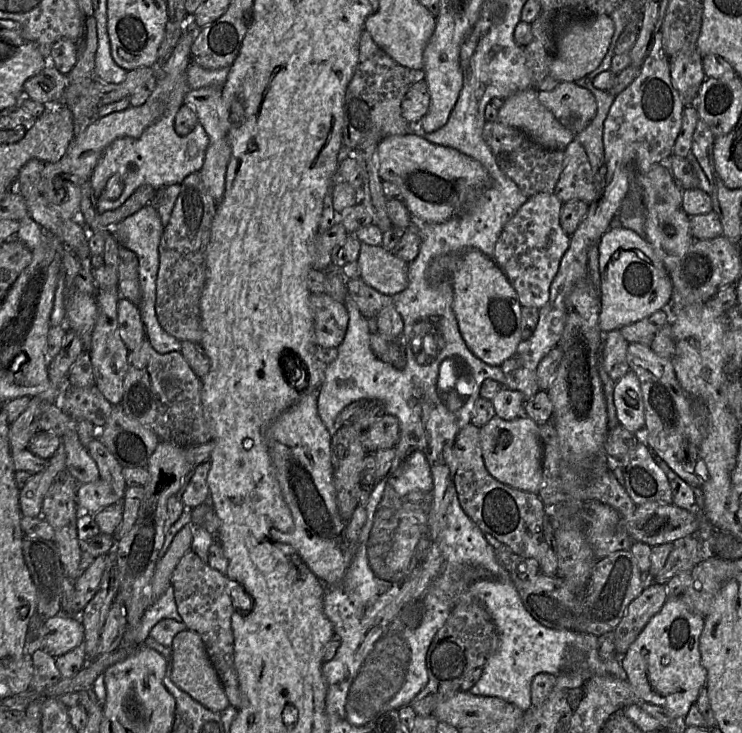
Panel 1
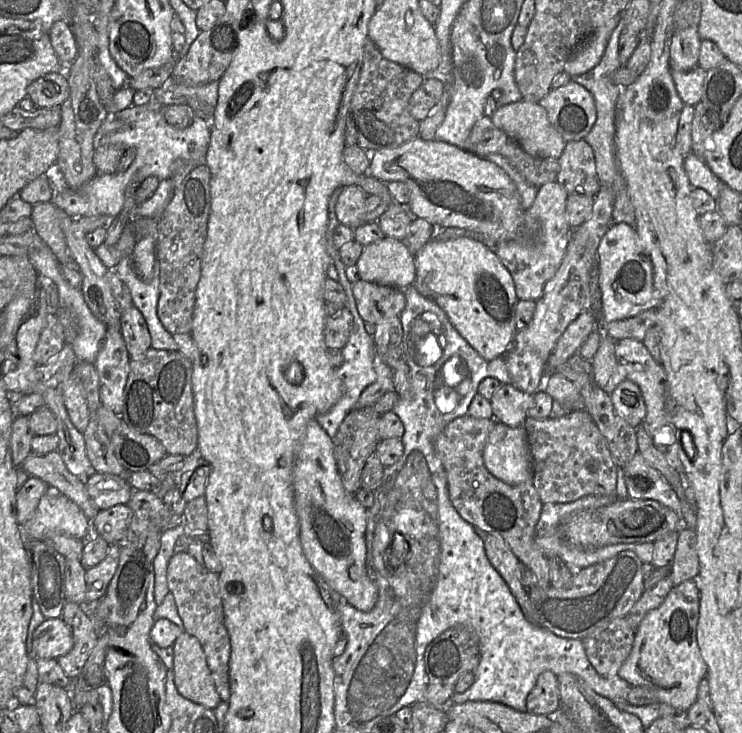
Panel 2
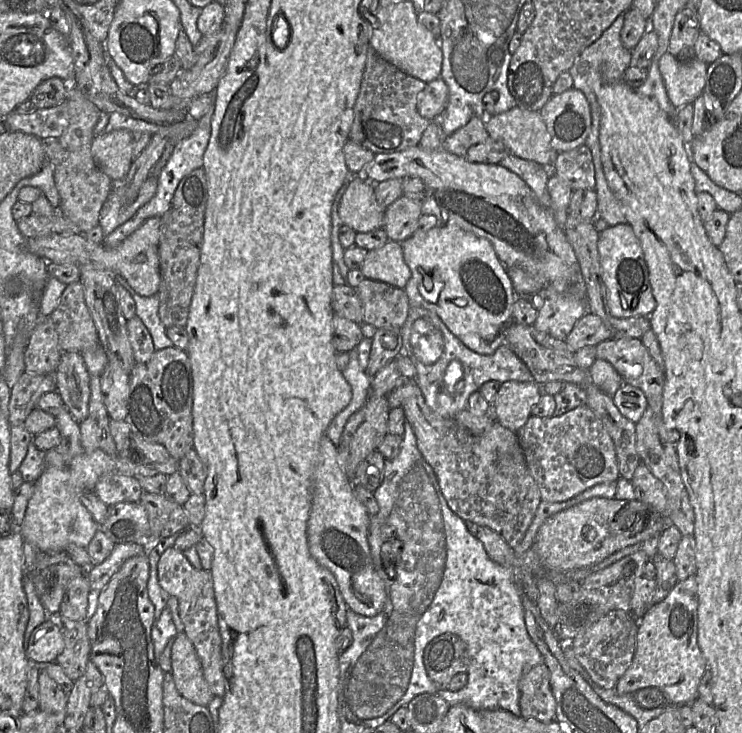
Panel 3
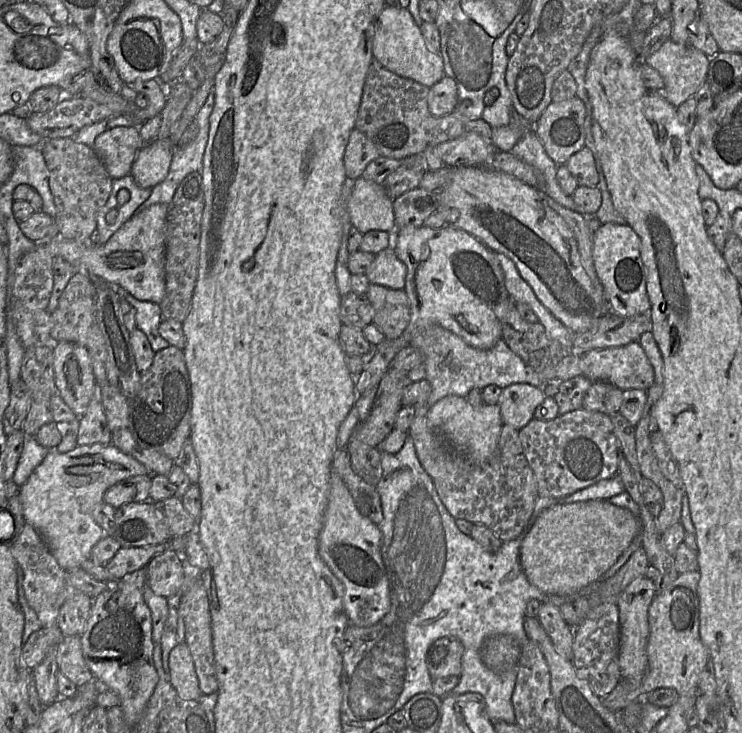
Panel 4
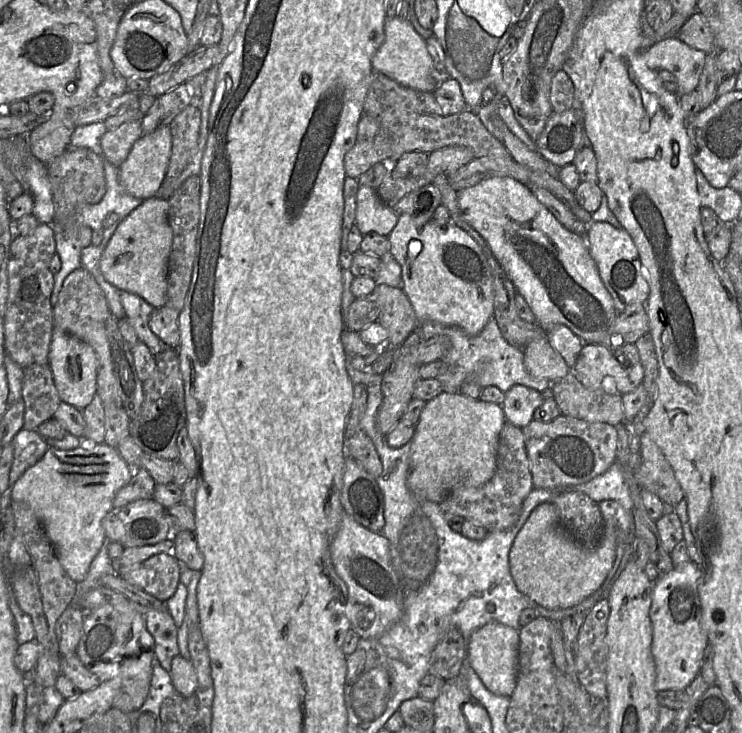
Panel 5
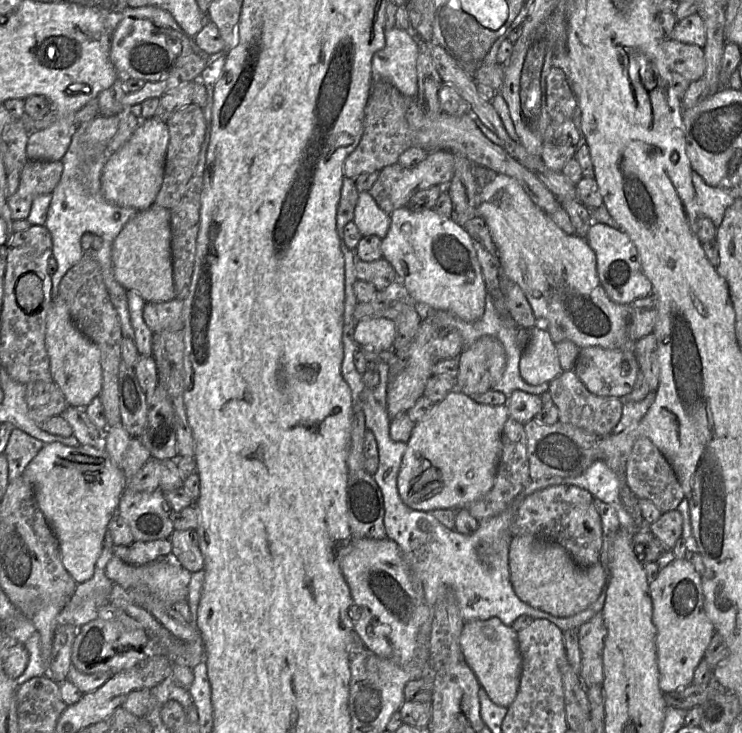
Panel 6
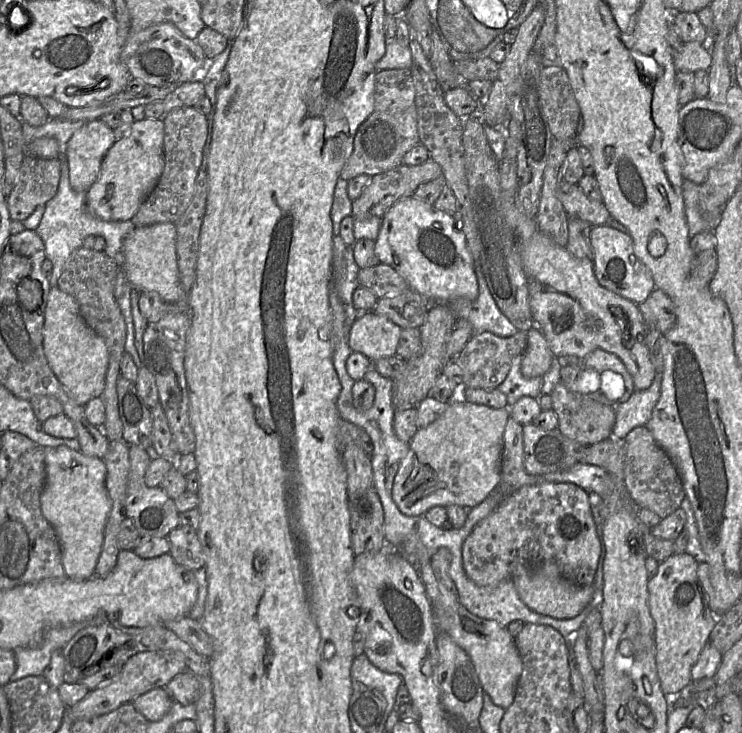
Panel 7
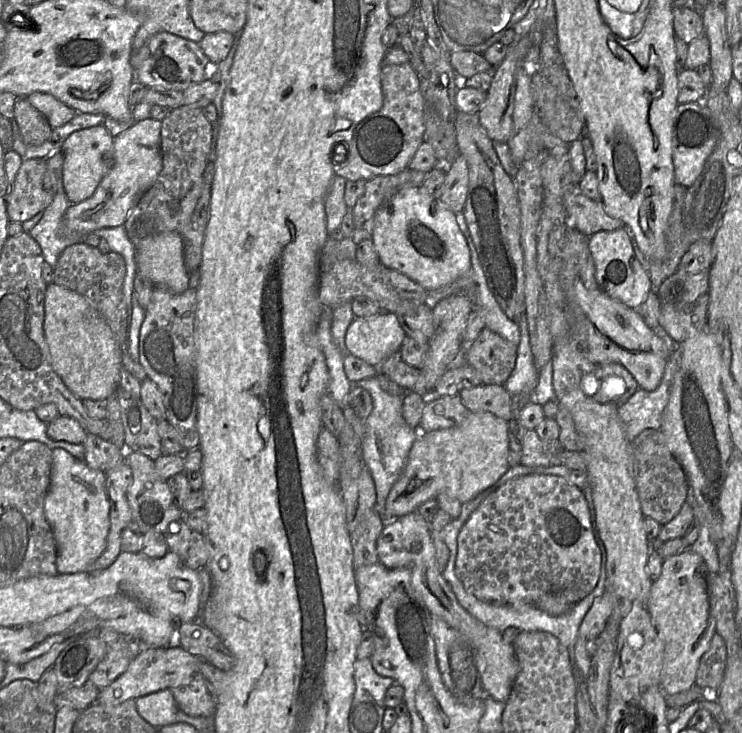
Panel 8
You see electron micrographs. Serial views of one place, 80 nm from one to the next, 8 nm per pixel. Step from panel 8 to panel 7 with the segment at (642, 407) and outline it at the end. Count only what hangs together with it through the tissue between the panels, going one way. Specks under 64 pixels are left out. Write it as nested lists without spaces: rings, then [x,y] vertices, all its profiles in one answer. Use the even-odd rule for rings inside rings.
[[[663,370],[657,372],[649,388],[635,390],[629,399],[615,407],[616,422],[612,436],[624,439],[634,428],[645,426],[661,394]]]

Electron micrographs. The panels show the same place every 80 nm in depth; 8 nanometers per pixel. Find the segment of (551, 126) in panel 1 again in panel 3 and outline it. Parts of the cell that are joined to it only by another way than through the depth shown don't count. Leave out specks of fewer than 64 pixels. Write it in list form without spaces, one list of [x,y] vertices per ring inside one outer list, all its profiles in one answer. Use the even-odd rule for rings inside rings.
[[[518,106],[492,116],[486,116],[486,130],[495,141],[501,142],[510,152],[520,158],[552,168],[558,152],[551,146],[551,137],[540,111],[529,111]]]

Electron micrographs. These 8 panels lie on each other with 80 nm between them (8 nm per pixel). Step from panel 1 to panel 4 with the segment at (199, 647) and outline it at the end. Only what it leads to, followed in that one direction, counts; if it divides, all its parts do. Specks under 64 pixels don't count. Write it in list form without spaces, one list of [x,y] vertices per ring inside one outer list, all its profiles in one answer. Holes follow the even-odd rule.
[[[178,642],[169,655],[170,682],[178,695],[185,700],[199,701],[203,695],[194,662],[186,642]]]

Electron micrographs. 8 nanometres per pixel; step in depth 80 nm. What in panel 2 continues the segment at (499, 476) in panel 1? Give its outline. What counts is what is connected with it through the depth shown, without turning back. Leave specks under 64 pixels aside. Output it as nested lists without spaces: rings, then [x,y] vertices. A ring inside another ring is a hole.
[[[496,421],[488,434],[483,461],[493,476],[507,484],[533,481],[532,457],[523,426],[510,427]]]

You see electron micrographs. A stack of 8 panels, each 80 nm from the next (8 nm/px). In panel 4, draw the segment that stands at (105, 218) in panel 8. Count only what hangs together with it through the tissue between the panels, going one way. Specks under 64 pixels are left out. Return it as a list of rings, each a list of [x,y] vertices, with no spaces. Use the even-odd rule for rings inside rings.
[[[170,138],[156,139],[150,145],[141,147],[136,154],[130,171],[130,175],[137,185],[152,189],[162,182],[168,174],[175,149]]]

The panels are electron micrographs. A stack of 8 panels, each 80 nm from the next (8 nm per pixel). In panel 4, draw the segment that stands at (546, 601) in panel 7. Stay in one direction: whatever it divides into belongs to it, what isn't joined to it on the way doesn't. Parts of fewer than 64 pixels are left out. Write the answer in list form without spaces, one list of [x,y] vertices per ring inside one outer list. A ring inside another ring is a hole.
[[[589,500],[575,502],[572,504],[557,503],[543,509],[531,529],[526,534],[520,545],[519,557],[522,570],[528,581],[545,594],[570,596],[574,595],[584,587],[597,581],[619,558],[619,556],[629,547],[634,538],[641,534],[640,520],[637,515],[626,508],[611,504],[608,500]]]

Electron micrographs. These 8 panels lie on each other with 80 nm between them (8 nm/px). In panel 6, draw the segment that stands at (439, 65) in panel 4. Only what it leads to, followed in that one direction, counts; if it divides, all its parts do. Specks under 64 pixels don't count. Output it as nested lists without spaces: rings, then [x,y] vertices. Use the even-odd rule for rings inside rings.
[[[397,27],[385,30],[385,46],[372,58],[374,78],[380,78],[396,87],[405,97],[415,98],[418,93],[417,58],[419,47],[411,31]]]

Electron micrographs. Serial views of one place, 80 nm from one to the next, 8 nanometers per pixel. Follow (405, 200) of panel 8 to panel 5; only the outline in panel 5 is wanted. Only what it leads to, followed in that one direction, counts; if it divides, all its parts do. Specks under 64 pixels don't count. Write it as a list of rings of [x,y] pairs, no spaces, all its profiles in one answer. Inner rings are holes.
[[[401,214],[388,240],[389,253],[401,267],[402,290],[412,304],[419,325],[433,321],[458,327],[468,335],[477,335],[482,331],[494,316],[494,282],[486,255],[472,236],[452,221],[437,224],[430,220],[425,224],[416,224],[412,216]]]

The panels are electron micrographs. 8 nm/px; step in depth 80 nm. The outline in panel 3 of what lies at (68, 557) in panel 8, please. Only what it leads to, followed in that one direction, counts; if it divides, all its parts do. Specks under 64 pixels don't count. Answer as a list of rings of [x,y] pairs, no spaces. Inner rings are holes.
[[[101,449],[93,451],[84,451],[75,456],[71,463],[65,469],[56,467],[46,467],[40,477],[35,481],[35,490],[30,498],[25,517],[20,526],[20,533],[25,542],[35,546],[41,552],[59,553],[65,551],[69,544],[76,544],[77,546],[86,548],[95,533],[100,529],[100,525],[93,519],[90,512],[85,508],[81,502],[81,495],[84,490],[94,490],[98,480],[108,473],[123,474],[126,476],[154,476],[157,474],[165,474],[167,476],[179,470],[179,459],[170,457],[165,462],[149,463],[149,464],[135,464],[124,458],[119,453],[116,456],[111,456]]]

